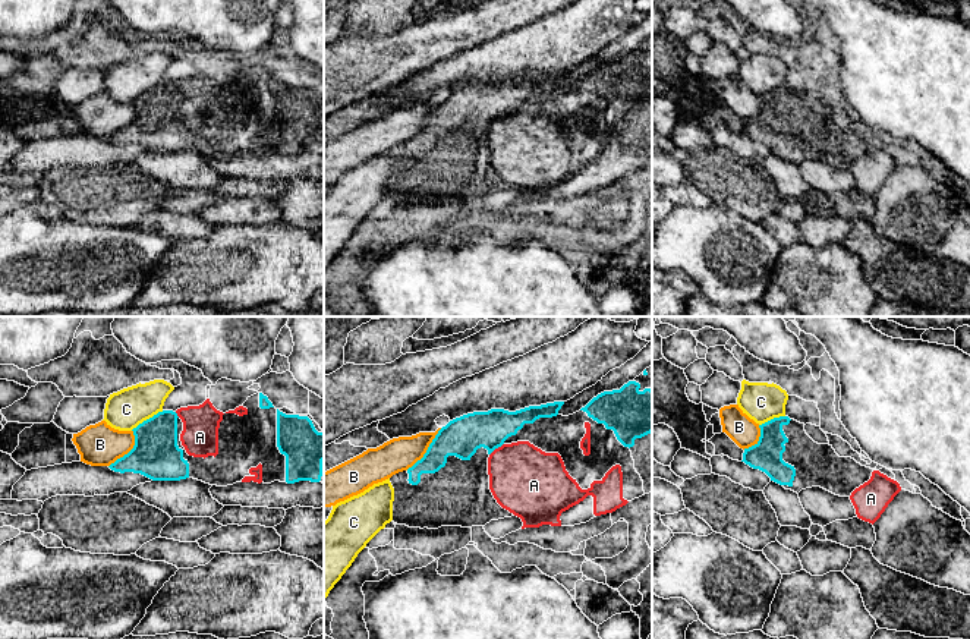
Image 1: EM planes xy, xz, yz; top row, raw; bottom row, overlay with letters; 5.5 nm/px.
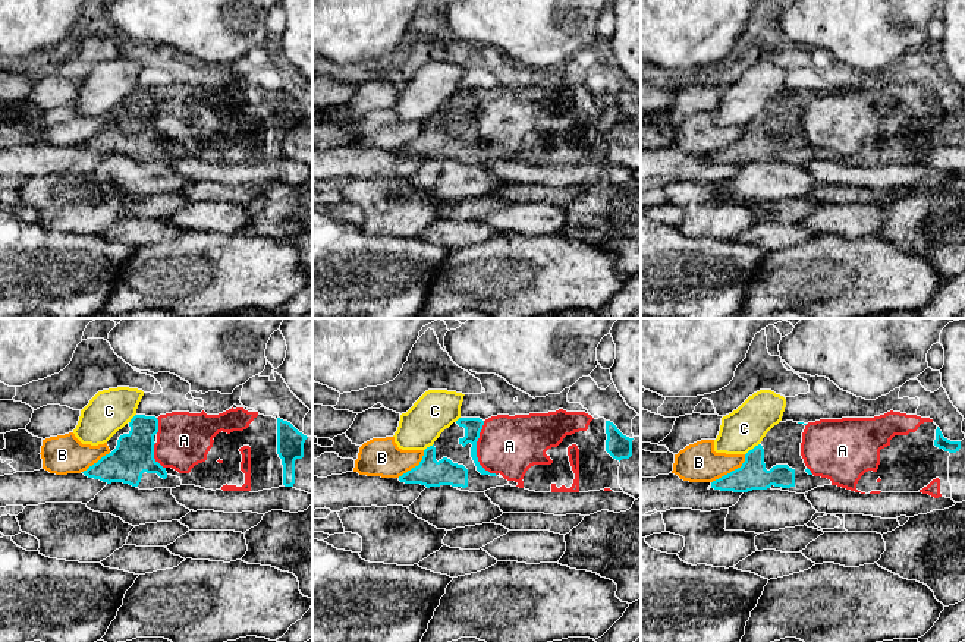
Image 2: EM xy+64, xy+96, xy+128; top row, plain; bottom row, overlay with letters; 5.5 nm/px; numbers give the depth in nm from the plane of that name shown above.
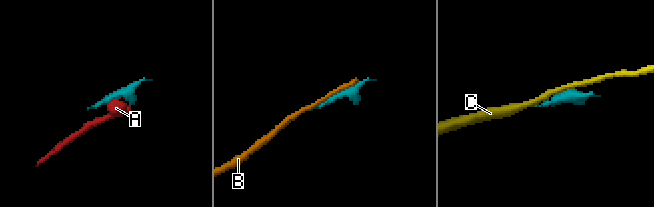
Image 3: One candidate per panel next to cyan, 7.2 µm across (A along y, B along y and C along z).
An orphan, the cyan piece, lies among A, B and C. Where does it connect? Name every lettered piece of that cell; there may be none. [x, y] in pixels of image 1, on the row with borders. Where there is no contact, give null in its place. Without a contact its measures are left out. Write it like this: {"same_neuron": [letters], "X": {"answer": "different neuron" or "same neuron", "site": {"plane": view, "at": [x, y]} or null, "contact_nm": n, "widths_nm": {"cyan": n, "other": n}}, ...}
{"same_neuron": [], "A": {"answer": "different neuron", "site": {"plane": "xz", "at": [495, 447]}, "contact_nm": 100, "widths_nm": {"cyan": 220, "other": 380}}, "B": {"answer": "different neuron", "site": {"plane": "xz", "at": [427, 450]}, "contact_nm": 300, "widths_nm": {"cyan": 220, "other": 190}}, "C": {"answer": "different neuron", "site": {"plane": "xy", "at": [147, 419]}, "contact_nm": 220, "widths_nm": {"cyan": 260, "other": 220}}}

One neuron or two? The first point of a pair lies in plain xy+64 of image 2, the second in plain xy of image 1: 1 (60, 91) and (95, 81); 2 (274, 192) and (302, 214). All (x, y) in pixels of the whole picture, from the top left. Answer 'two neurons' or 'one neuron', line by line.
1: one neuron
2: one neuron

